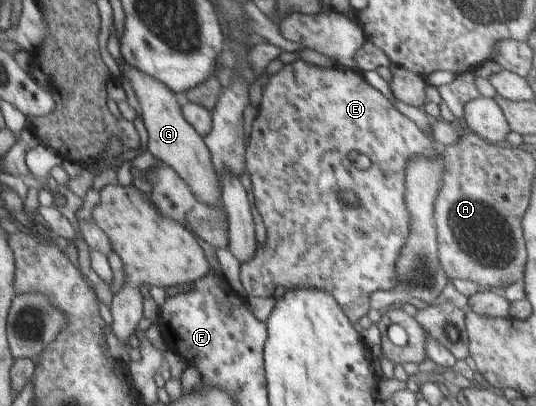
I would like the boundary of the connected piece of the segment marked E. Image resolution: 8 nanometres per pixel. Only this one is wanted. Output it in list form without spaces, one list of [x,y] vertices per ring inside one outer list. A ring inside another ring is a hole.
[[[297,59],[284,65],[277,73],[266,79],[261,91],[261,101],[256,108],[258,115],[252,120],[251,131],[245,149],[245,165],[247,165],[247,173],[249,173],[251,183],[251,200],[261,216],[266,233],[262,247],[255,241],[256,248],[253,255],[240,263],[239,279],[247,296],[266,298],[273,295],[275,287],[283,287],[286,291],[311,289],[311,287],[327,289],[327,293],[335,293],[335,301],[339,301],[339,305],[343,305],[342,312],[347,313],[347,317],[351,317],[351,321],[357,323],[370,309],[369,295],[373,291],[393,289],[398,280],[395,260],[408,232],[408,211],[403,201],[405,162],[412,155],[434,158],[438,156],[438,153],[434,149],[429,136],[420,127],[415,127],[410,118],[399,110],[393,109],[391,104],[376,88],[373,89],[371,85],[367,85],[367,82],[363,81],[359,71],[339,65],[326,68]],[[349,151],[358,151],[366,155],[370,161],[368,169],[359,170],[355,168],[353,163],[347,160]]]

